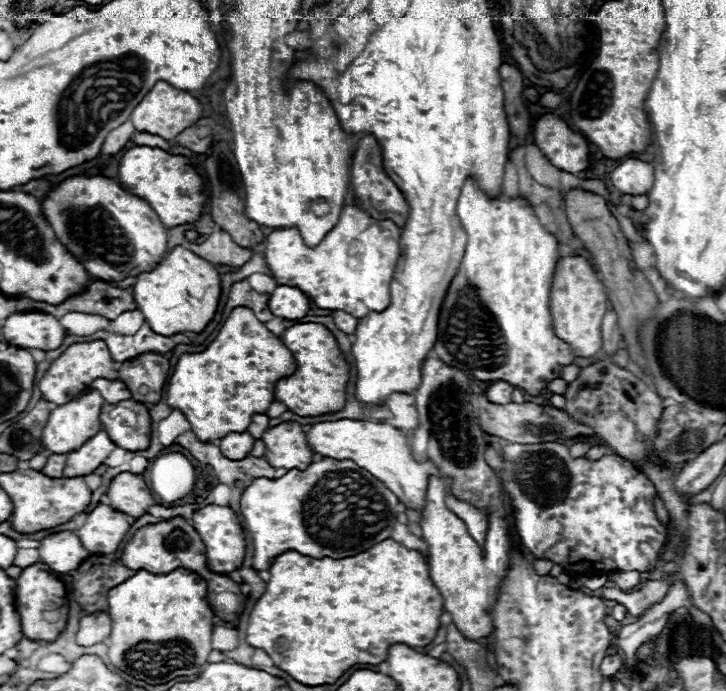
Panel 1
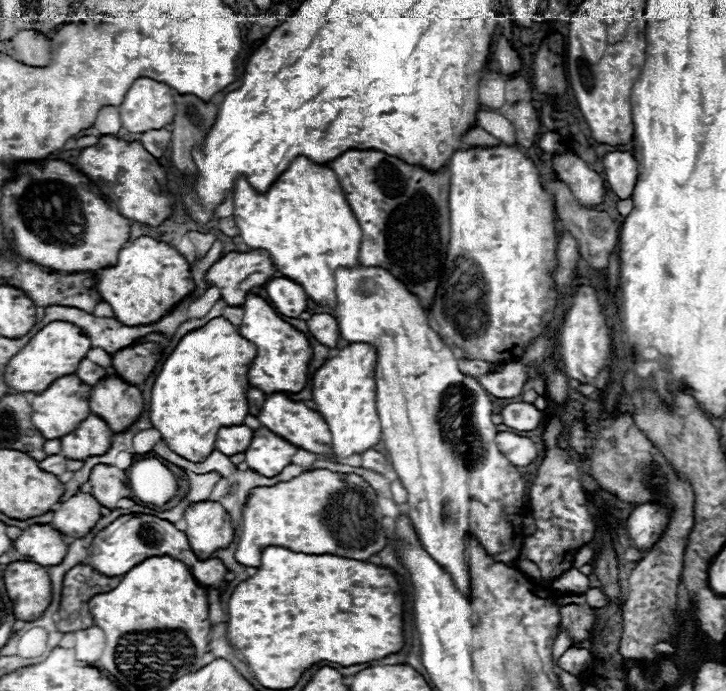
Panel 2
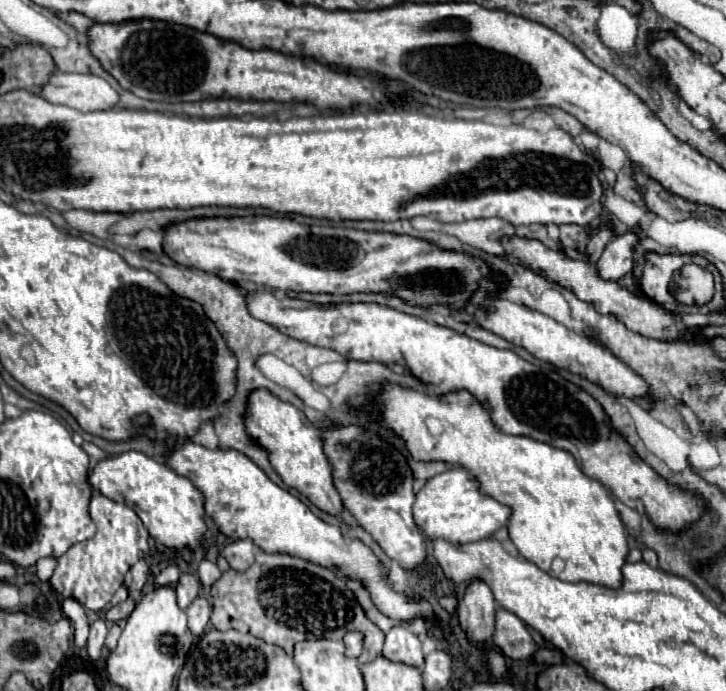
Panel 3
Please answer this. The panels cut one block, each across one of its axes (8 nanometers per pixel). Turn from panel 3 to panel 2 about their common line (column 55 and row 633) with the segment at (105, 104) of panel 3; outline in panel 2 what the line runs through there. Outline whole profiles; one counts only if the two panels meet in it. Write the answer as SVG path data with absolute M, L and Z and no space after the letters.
M92 626L88 630L78 630L74 634L76 638L76 658L80 662L88 662L88 666L92 666L102 650L104 650L104 632L98 626Z

